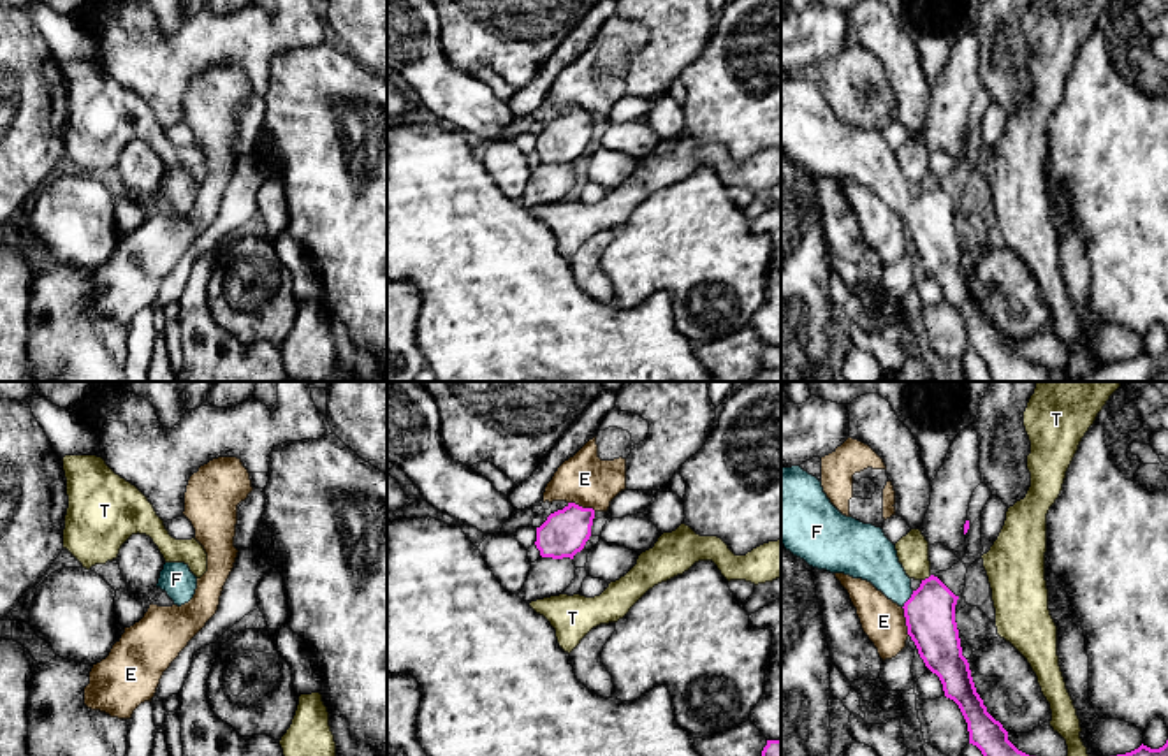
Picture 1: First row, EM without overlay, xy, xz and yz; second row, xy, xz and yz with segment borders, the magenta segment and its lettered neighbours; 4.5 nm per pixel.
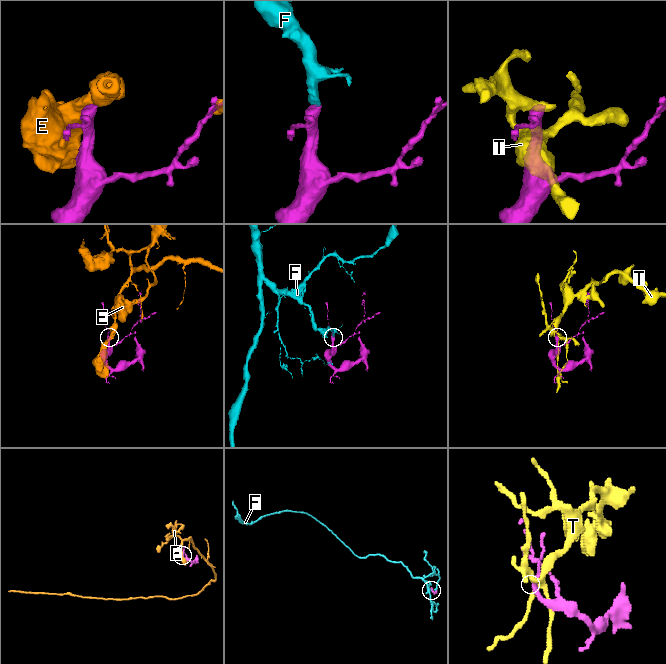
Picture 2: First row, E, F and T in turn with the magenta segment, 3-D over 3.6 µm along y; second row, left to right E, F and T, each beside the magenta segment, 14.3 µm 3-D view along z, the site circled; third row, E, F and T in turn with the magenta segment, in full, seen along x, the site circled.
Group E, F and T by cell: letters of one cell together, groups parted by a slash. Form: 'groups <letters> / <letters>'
groups E / F / T

